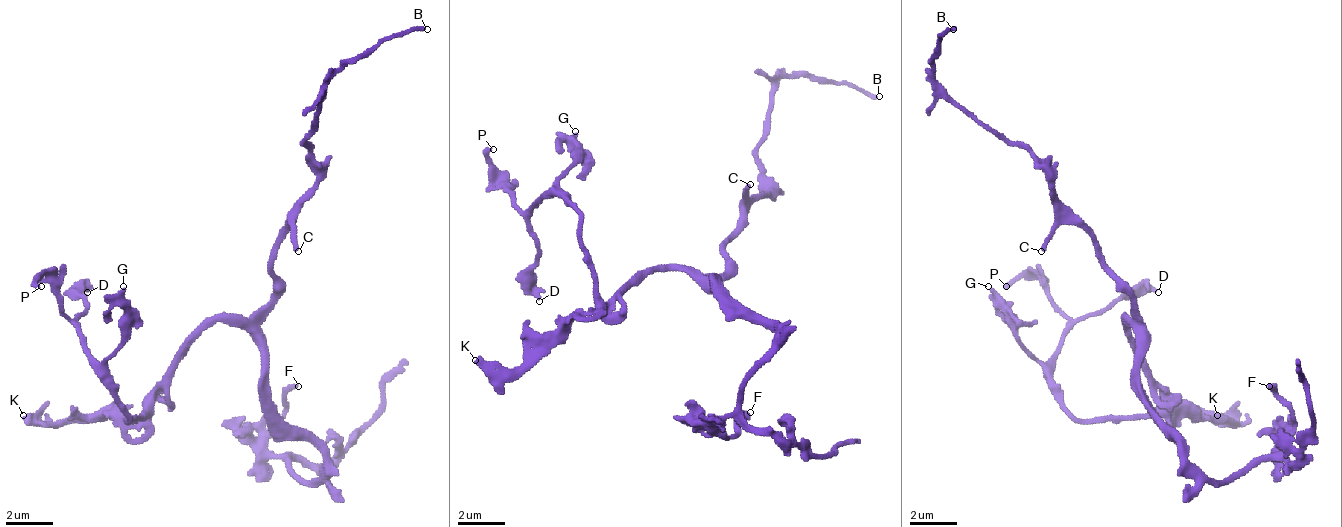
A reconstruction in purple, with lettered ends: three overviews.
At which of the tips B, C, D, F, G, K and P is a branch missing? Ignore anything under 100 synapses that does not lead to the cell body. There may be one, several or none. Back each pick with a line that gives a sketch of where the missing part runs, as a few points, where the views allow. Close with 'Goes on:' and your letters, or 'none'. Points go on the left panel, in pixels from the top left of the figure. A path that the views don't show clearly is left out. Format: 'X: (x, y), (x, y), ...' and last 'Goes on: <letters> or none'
Goes on: K

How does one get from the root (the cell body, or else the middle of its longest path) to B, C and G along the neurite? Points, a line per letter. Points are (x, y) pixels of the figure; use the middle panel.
B: (703, 272), (727, 266), (738, 219), (768, 190), (756, 167), (768, 96), (785, 79), (832, 79), (879, 96)
C: (703, 272), (721, 272), (727, 266), (727, 237), (738, 225), (738, 207), (744, 202), (744, 190), (750, 184)
G: (703, 272), (651, 272), (610, 301), (592, 289), (580, 219), (557, 184), (575, 161), (575, 131)

